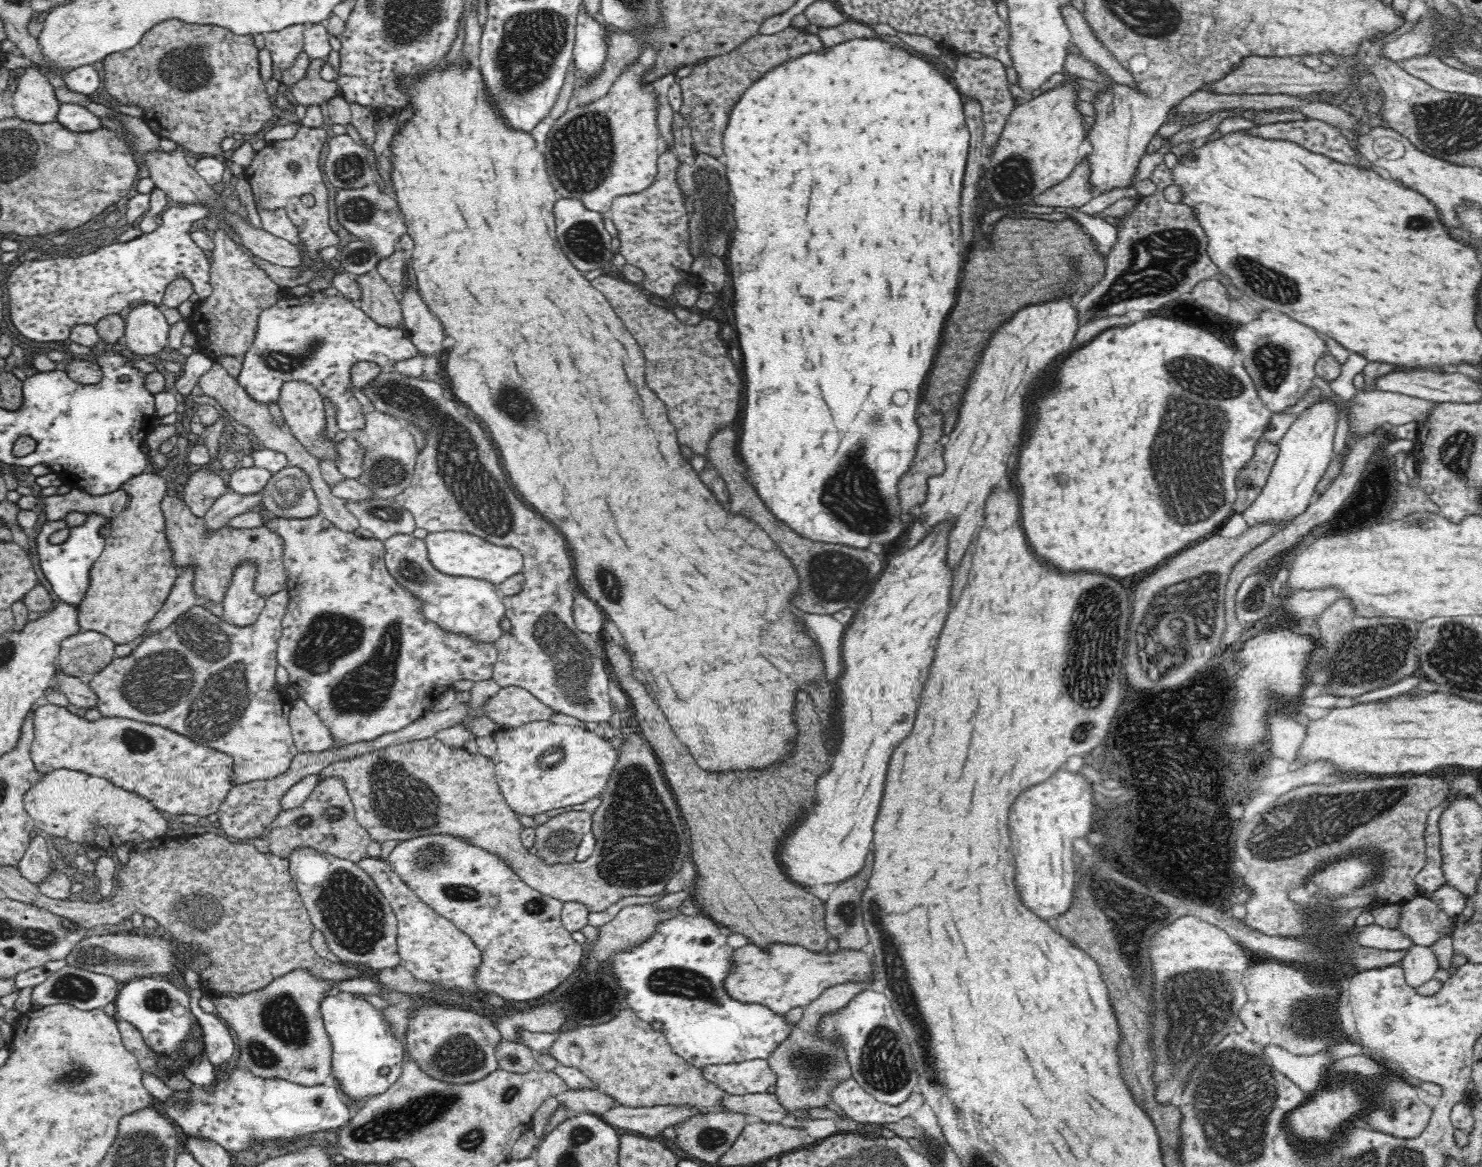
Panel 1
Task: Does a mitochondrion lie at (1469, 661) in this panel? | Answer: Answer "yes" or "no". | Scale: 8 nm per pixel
yes

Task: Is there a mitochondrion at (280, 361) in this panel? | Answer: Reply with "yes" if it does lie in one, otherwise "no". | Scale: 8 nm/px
yes

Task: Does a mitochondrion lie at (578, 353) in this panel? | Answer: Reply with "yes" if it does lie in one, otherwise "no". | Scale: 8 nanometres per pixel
no

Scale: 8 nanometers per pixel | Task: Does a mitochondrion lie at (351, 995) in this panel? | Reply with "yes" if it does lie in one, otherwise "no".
no

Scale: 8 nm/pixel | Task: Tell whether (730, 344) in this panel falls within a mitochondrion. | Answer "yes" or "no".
no

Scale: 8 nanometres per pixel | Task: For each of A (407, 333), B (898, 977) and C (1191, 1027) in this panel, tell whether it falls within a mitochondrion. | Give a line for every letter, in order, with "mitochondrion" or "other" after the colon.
A: other
B: mitochondrion
C: mitochondrion

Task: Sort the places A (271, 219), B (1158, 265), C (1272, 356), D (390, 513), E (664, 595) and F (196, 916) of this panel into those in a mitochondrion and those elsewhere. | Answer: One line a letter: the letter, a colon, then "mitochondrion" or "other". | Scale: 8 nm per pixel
A: other
B: mitochondrion
C: mitochondrion
D: mitochondrion
E: other
F: mitochondrion

